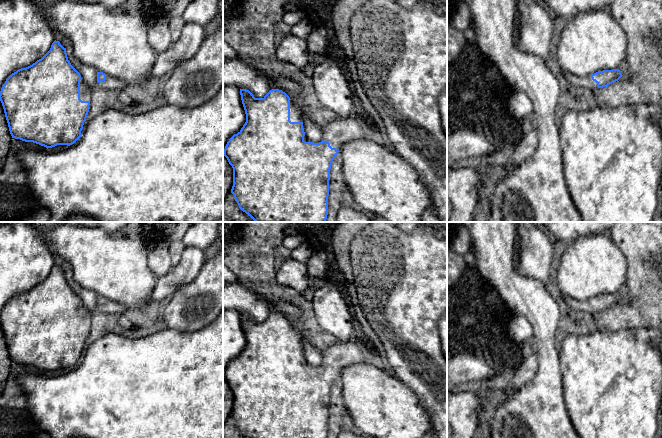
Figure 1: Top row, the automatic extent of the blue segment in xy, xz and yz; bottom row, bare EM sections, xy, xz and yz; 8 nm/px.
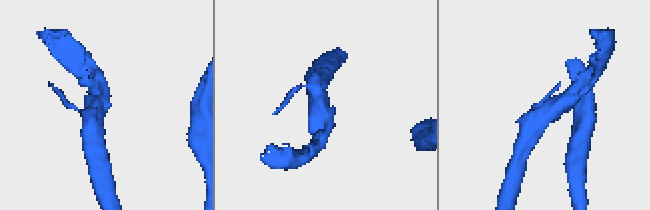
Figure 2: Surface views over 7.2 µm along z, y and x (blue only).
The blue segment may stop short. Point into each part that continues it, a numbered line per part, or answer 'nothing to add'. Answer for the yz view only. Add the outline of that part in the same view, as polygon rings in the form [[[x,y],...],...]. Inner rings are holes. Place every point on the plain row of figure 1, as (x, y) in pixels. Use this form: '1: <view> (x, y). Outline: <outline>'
1: yz (579, 307). Outline: [[[562,295],[562,299],[571,307],[574,315],[590,315],[597,313],[597,307],[592,304],[591,299],[577,300],[569,296]]]

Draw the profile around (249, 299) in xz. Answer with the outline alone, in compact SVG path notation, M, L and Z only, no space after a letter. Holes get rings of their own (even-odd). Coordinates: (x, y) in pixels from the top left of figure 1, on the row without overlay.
M239 281L223 284L223 310L249 314L255 322L264 322L270 314L279 313L285 316L295 328L297 328L297 320L302 317L299 307L283 301L272 301L261 292L258 285L245 285Z

